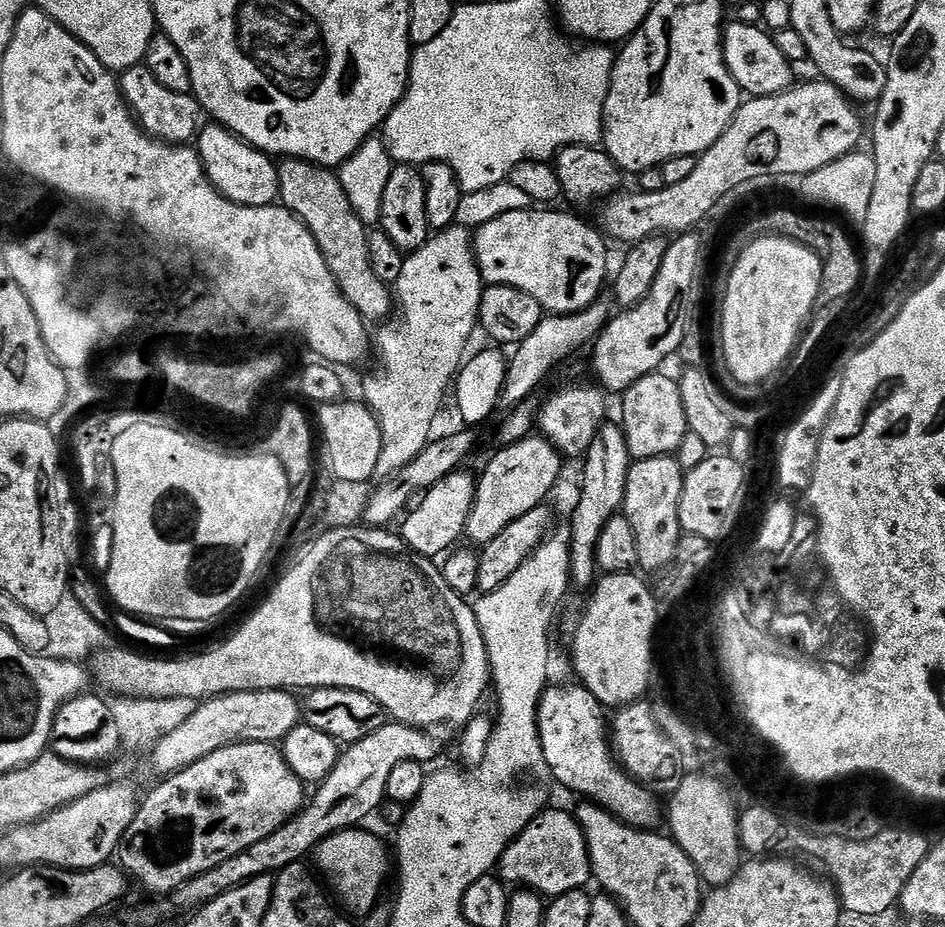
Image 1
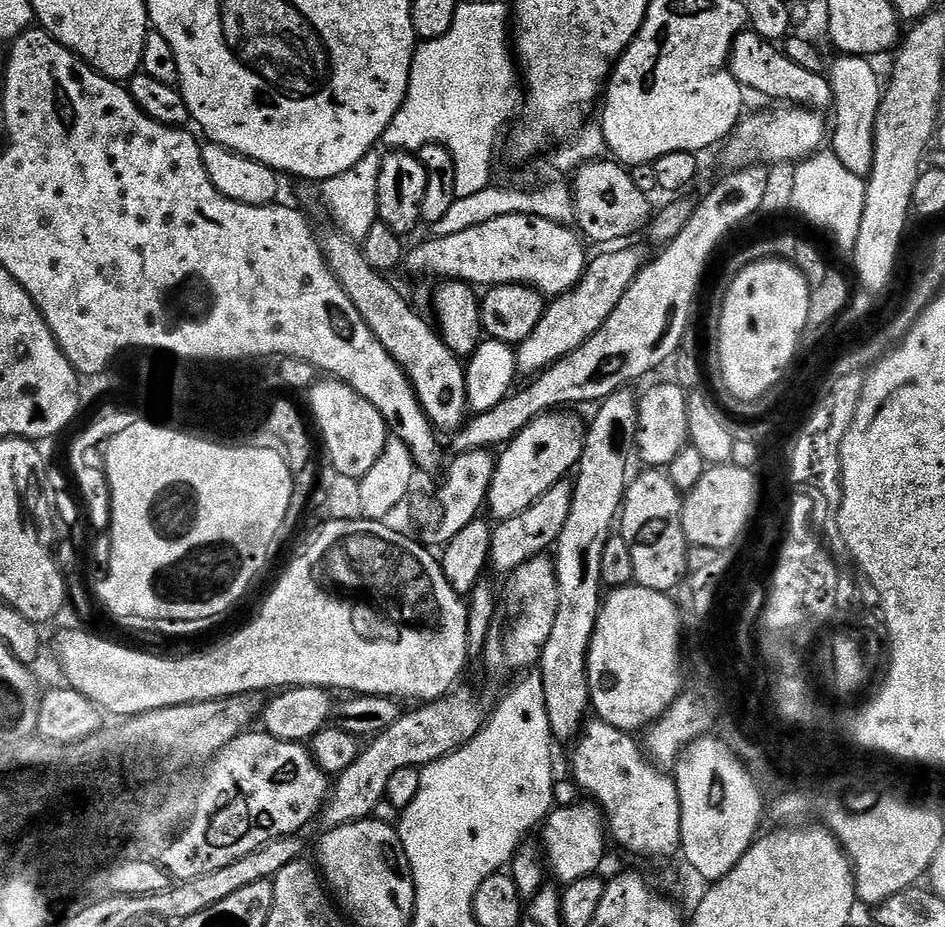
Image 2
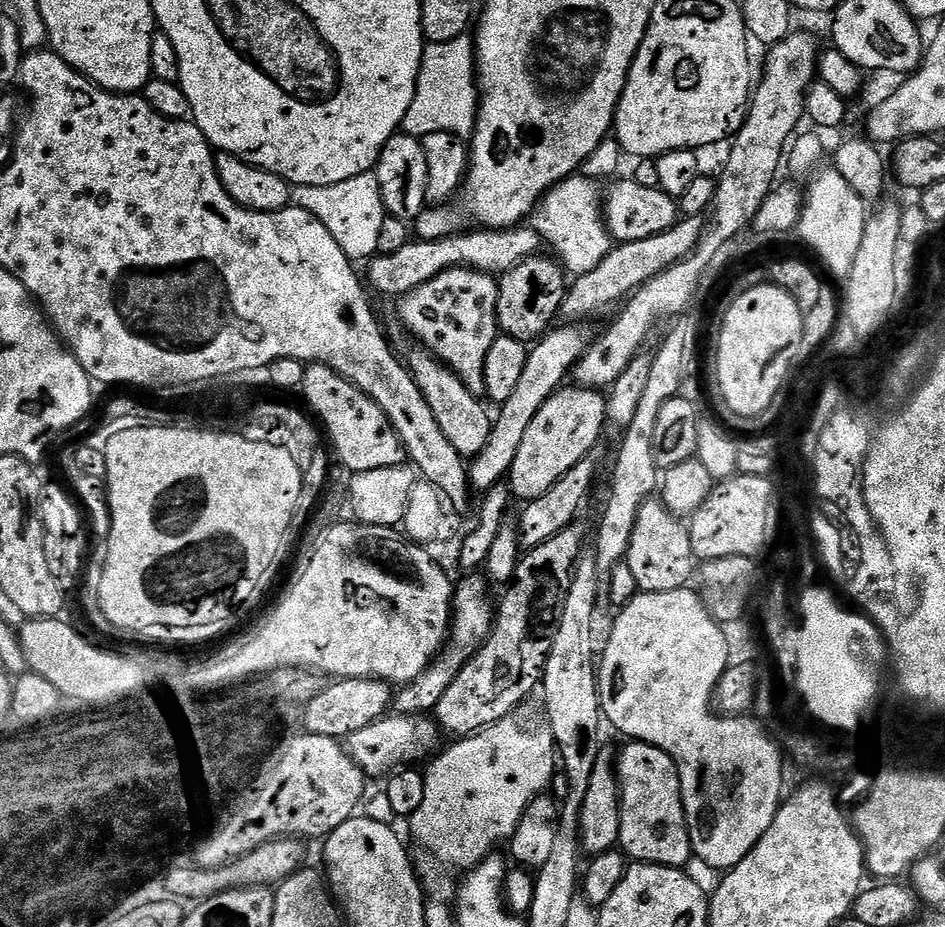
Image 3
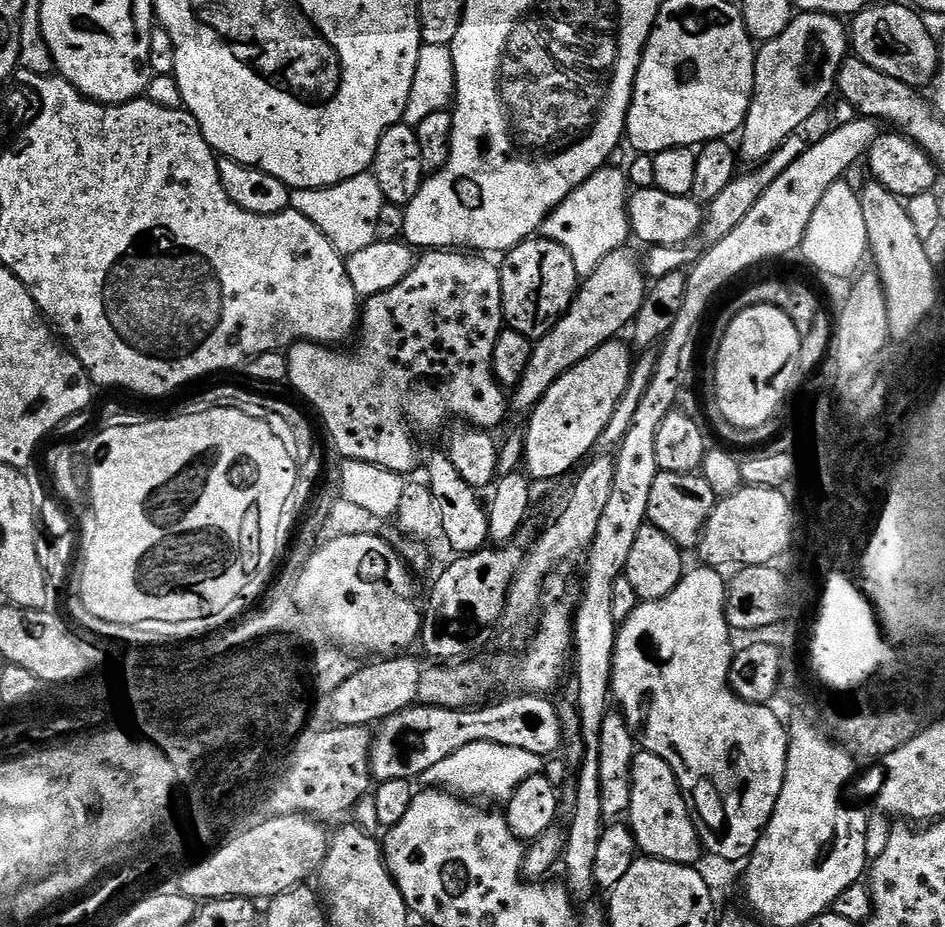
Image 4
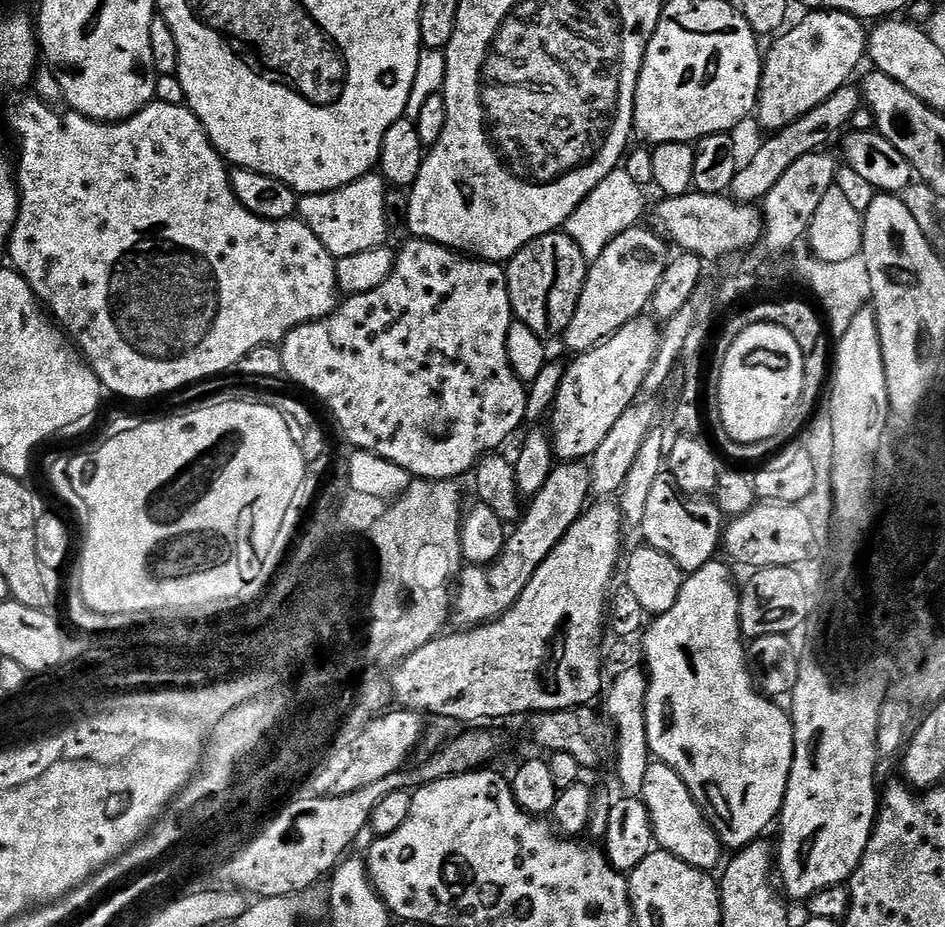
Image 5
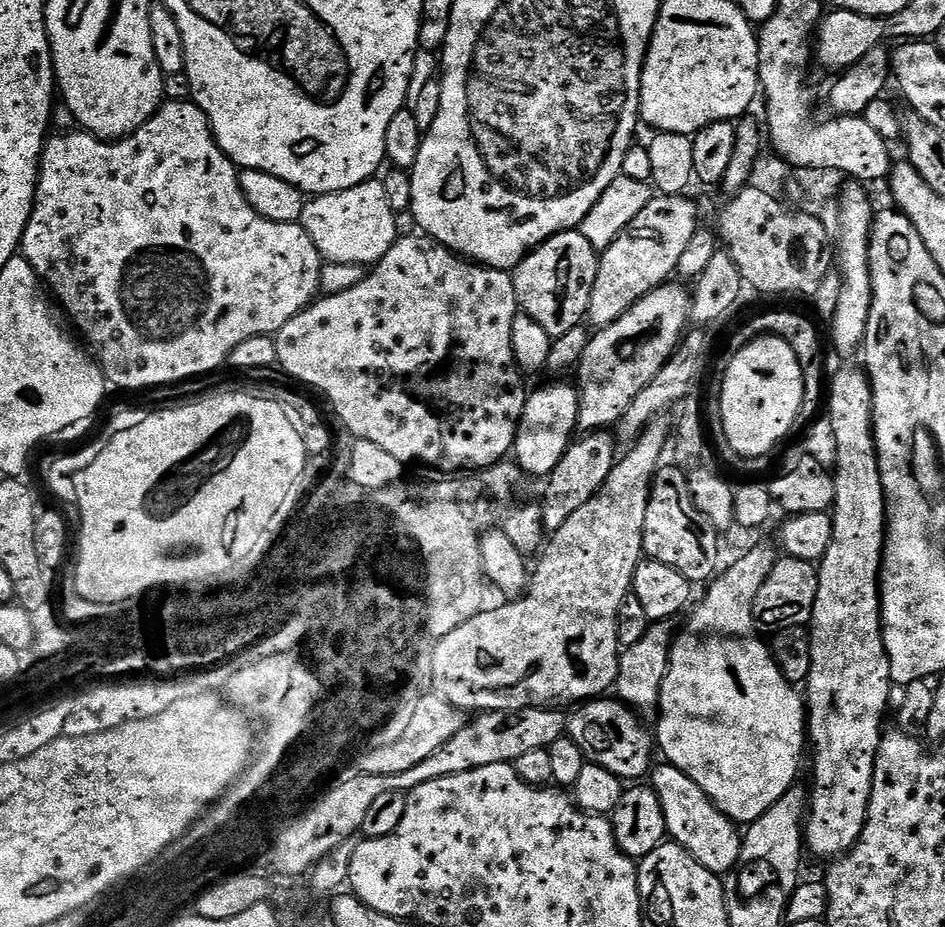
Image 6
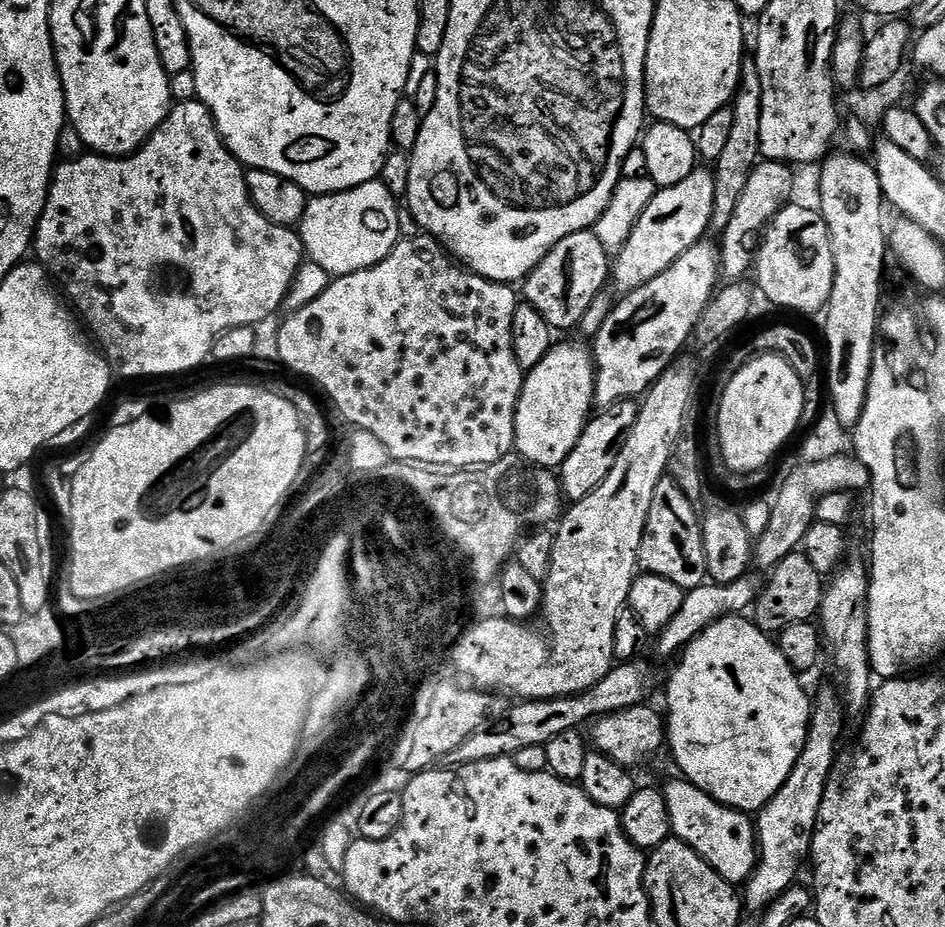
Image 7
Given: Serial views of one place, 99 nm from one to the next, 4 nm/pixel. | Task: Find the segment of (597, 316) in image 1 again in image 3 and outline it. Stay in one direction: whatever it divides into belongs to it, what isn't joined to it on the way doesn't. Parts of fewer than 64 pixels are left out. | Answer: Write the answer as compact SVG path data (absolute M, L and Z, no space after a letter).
M685 216L677 219L676 225L670 230L654 234L654 238L642 238L642 242L616 244L608 251L606 258L602 258L602 262L598 262L598 266L590 270L590 274L577 276L567 285L560 316L568 322L580 322L583 321L583 316L604 312L611 304L616 304L621 299L620 304L643 284L662 274L670 266L680 264L690 253L695 252L704 236L705 227L704 216Z

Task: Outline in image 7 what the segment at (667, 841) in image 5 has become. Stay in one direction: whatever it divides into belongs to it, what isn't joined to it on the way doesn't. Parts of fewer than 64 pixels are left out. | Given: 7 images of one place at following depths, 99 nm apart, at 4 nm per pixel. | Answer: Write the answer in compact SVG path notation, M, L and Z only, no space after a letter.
M675 779L662 788L672 823L672 836L689 844L726 882L733 886L743 885L752 876L758 859L758 837L753 817L720 804L686 779Z

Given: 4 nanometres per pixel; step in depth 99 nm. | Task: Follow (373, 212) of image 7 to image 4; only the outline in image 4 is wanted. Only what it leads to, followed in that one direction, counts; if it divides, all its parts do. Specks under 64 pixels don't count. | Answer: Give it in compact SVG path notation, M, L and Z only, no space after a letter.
M366 171L354 178L346 178L346 182L338 182L329 188L297 188L292 192L290 208L291 211L310 218L310 222L314 222L314 226L318 226L318 230L322 230L322 234L330 238L330 242L339 250L341 256L347 258L350 254L358 254L358 250L370 246L377 239L379 214L384 205L386 201L382 194L382 186L378 186L371 171Z

